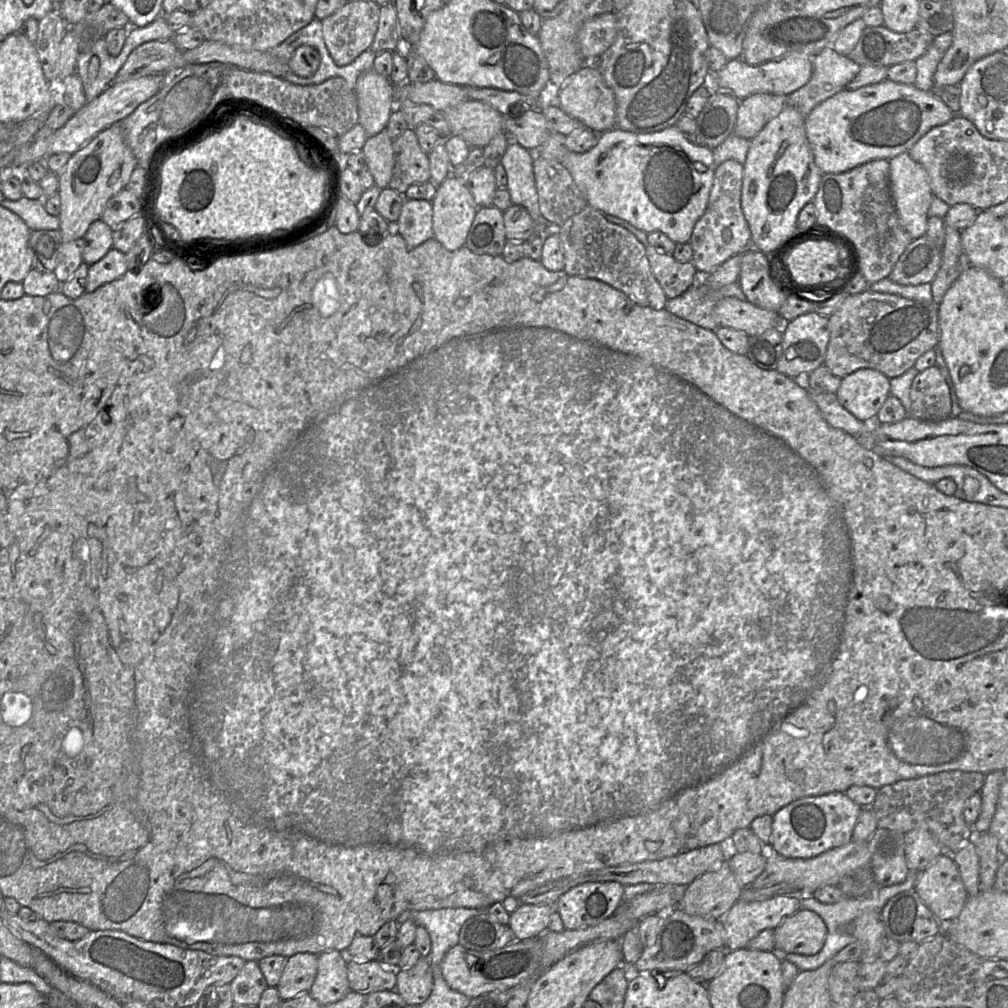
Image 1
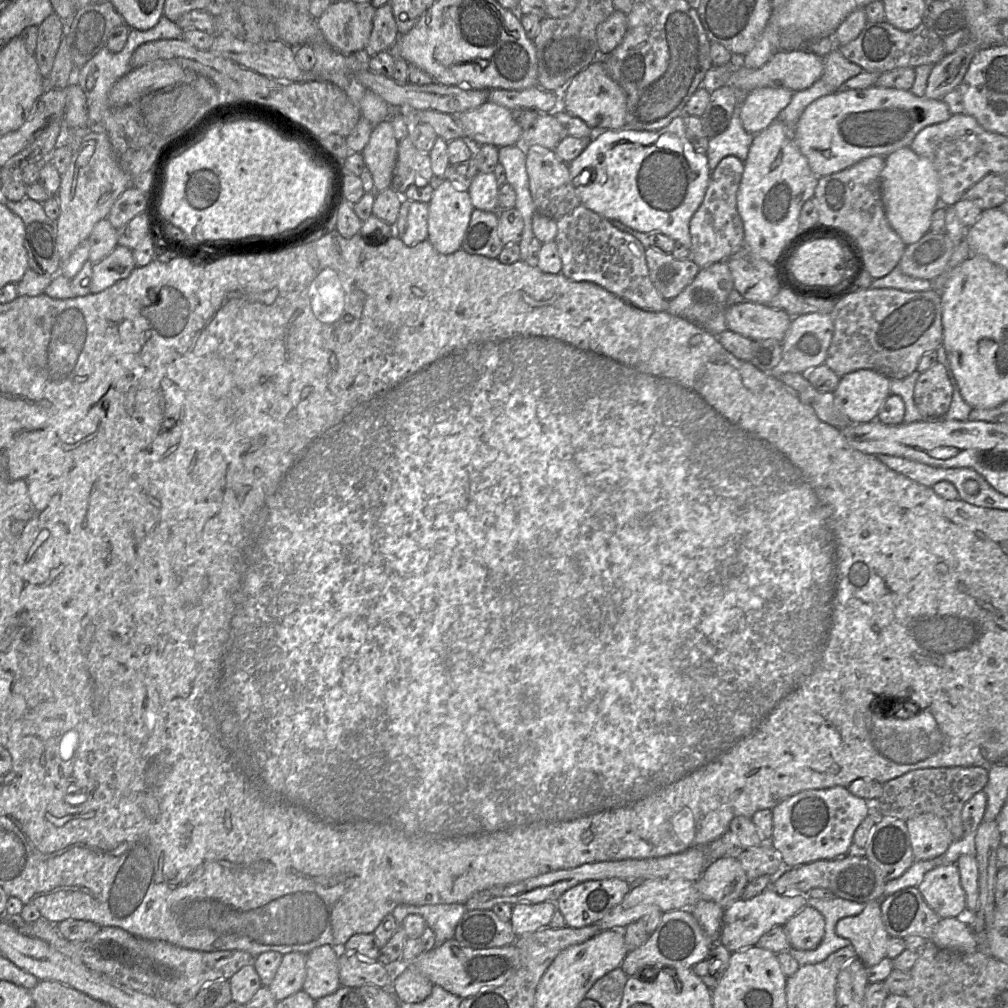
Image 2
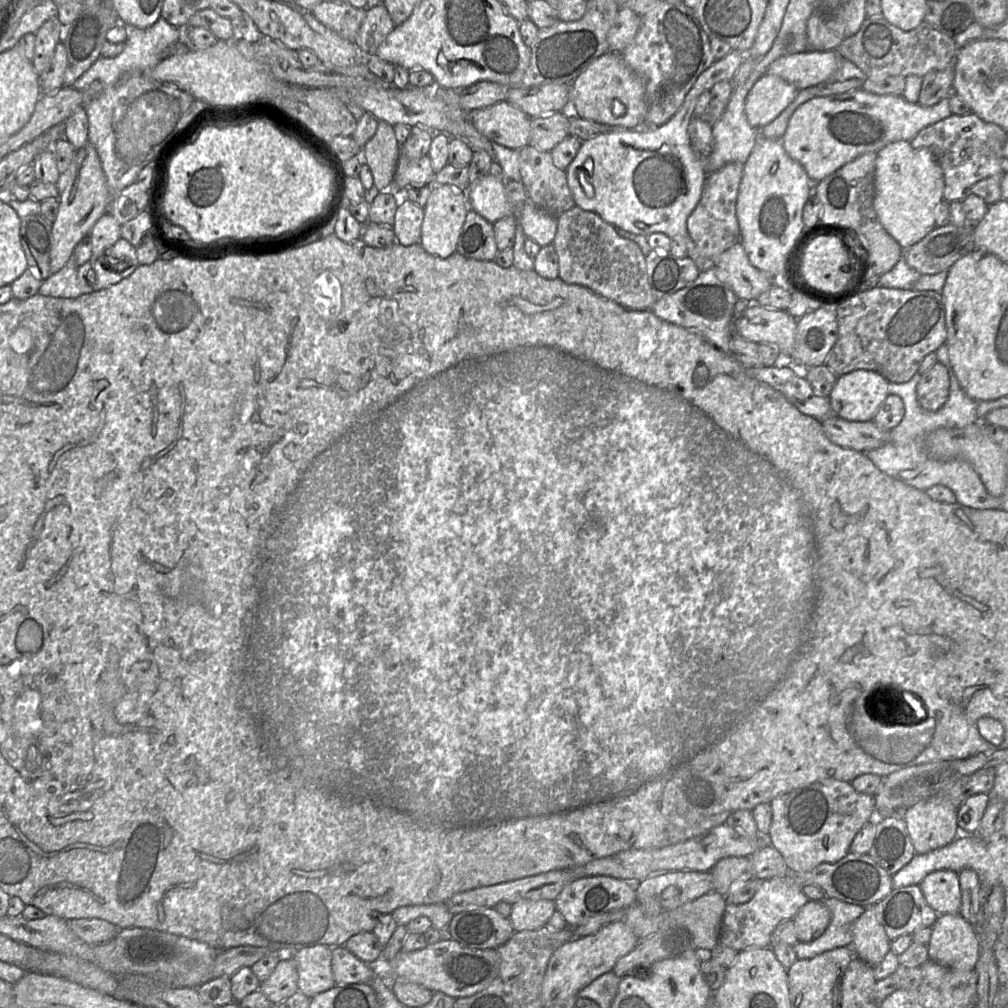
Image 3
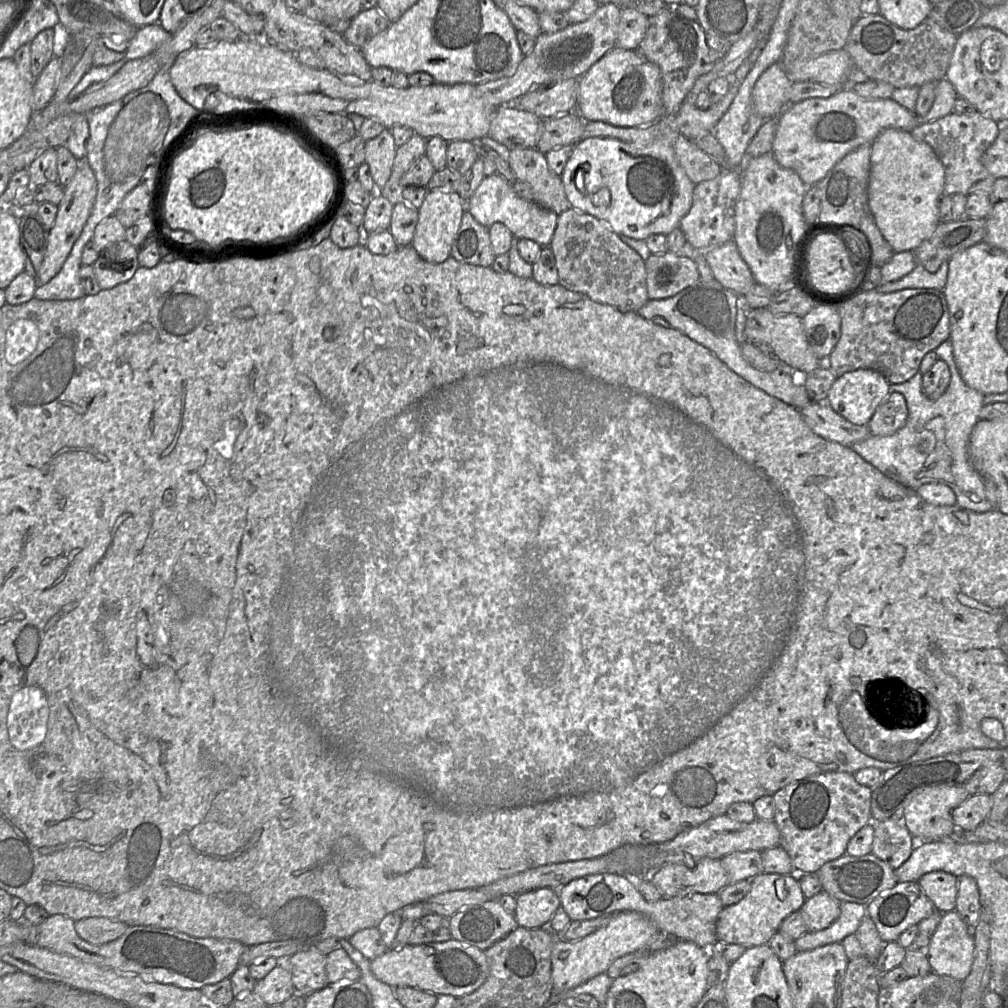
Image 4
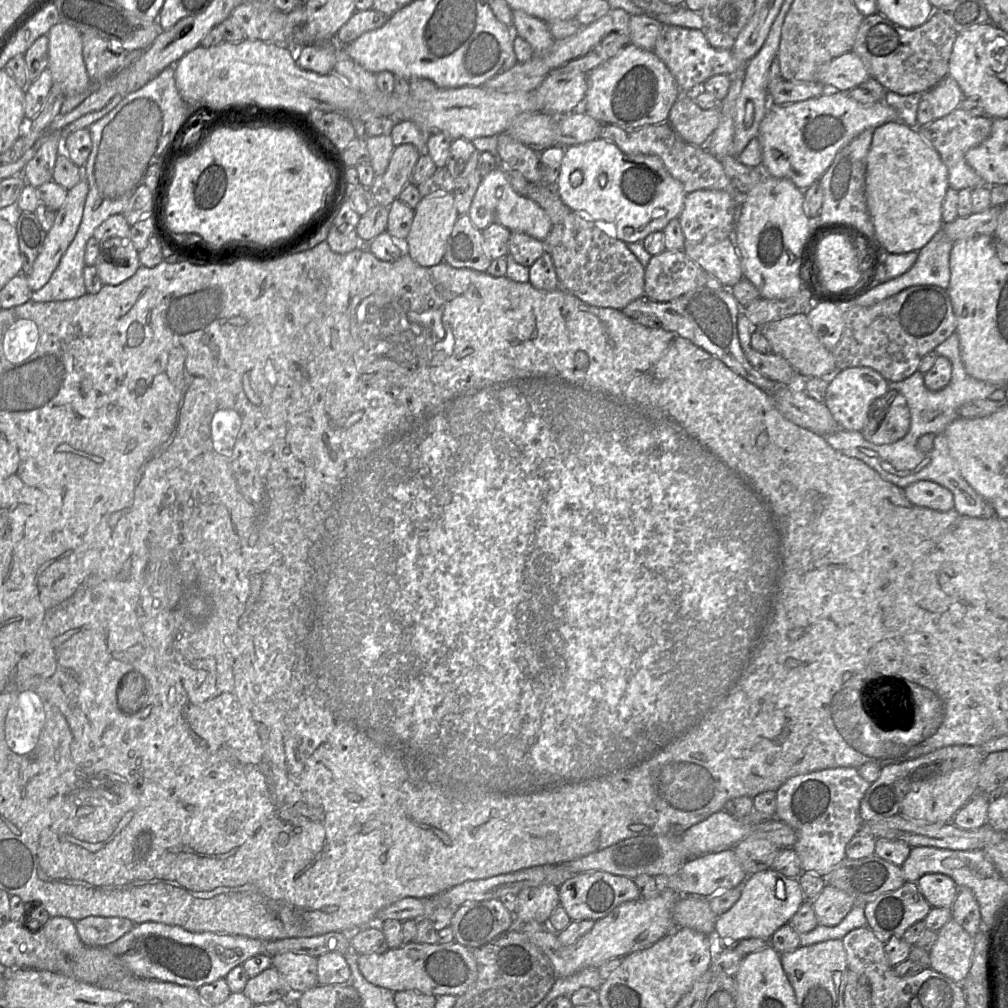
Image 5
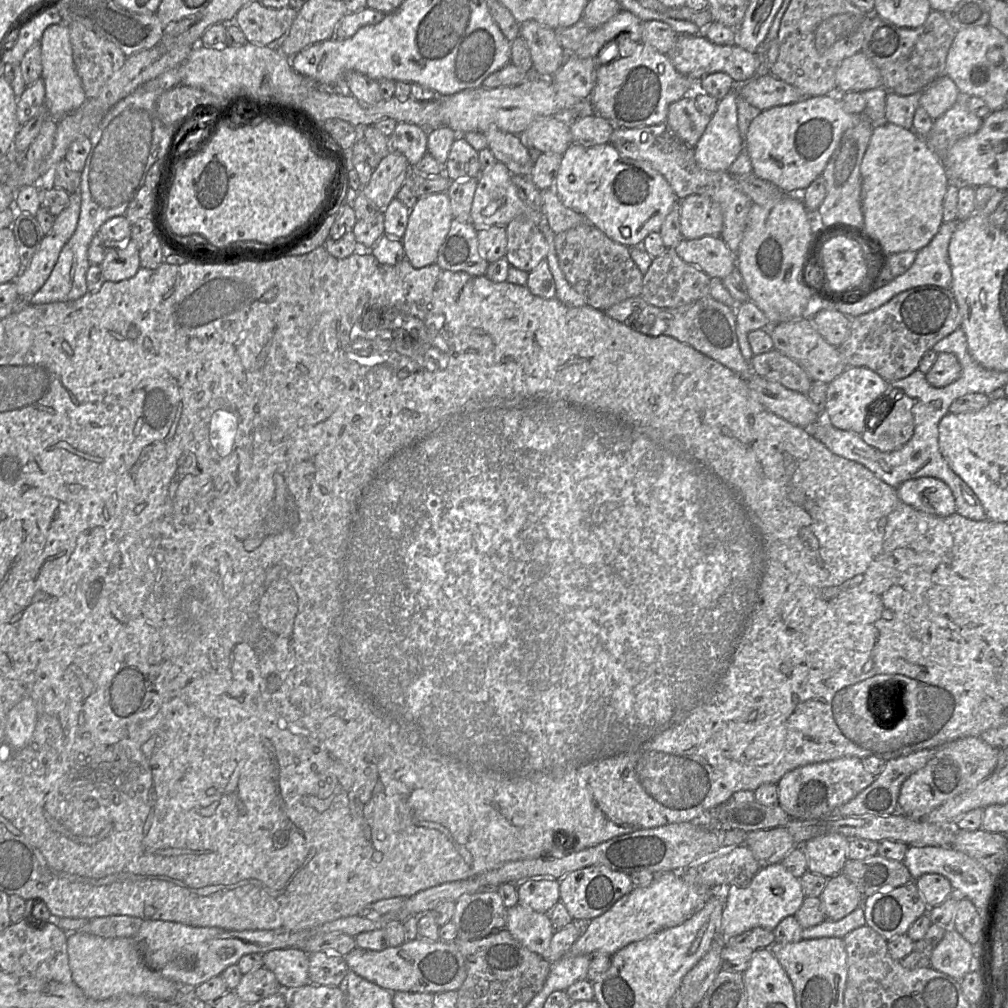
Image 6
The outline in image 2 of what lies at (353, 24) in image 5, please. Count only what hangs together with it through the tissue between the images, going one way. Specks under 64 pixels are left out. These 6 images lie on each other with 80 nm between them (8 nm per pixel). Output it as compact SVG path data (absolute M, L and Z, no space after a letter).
M387 3L375 11L372 31L364 51L369 57L382 51L391 51L399 36L392 7Z

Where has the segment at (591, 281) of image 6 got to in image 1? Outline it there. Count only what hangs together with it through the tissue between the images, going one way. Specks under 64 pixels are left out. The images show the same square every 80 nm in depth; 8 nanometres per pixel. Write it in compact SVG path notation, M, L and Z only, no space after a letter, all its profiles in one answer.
M588 205L556 229L567 274L605 282L639 305L665 308L668 298L651 271L646 247L627 229L609 222L602 212Z

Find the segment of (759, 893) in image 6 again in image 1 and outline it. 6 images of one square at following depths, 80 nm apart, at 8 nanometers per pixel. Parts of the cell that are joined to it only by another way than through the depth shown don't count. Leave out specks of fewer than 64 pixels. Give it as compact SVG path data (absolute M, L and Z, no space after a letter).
M781 894L762 901L738 900L720 919L725 930L726 950L745 948L764 929L776 928L784 918L801 909L801 895Z

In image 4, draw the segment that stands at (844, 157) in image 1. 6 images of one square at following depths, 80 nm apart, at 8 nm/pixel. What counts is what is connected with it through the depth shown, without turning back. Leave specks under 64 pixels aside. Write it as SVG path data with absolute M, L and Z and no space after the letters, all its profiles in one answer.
M947 78L937 82L934 103L923 117L892 98L865 99L851 88L845 88L829 98L809 98L791 105L780 115L771 153L781 167L794 170L807 187L812 187L848 153L864 144L872 144L882 131L899 129L911 133L921 124L952 113L958 97Z

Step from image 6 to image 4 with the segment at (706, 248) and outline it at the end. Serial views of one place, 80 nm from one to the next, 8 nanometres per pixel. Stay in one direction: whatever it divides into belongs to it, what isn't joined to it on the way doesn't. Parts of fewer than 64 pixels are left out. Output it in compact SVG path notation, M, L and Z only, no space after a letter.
M734 241L710 249L705 254L714 278L739 297L745 297L756 284Z

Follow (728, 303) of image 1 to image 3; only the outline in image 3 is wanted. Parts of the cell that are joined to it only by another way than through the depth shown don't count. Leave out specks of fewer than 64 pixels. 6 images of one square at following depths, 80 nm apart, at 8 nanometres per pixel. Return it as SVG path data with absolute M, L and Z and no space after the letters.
M751 303L741 316L734 320L734 333L755 343L776 344L783 356L791 356L797 328L797 320L786 310L767 308Z

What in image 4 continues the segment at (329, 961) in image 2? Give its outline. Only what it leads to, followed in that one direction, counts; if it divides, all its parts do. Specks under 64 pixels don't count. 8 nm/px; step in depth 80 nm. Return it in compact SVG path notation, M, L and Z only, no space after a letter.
M314 946L300 949L287 960L297 994L306 997L330 984L326 974L326 955Z

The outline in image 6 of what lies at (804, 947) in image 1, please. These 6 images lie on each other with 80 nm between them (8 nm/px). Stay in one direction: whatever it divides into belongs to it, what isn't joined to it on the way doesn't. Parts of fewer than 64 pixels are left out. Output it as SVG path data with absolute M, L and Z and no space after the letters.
M844 874L829 878L819 896L826 920L838 921L862 905L864 896Z

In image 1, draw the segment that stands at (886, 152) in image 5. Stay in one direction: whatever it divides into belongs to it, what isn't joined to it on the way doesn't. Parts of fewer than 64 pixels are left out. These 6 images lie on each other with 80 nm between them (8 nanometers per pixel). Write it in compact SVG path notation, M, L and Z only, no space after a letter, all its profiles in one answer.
M908 152L891 158L889 165L890 191L900 223L912 239L917 239L926 233L927 212L933 197L928 173L920 163L910 157Z

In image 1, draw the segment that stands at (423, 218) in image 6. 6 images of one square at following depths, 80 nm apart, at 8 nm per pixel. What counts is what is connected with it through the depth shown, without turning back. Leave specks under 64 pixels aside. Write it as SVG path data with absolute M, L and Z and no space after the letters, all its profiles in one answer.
M448 176L441 184L437 185L436 194L431 203L433 238L449 251L463 247L479 208L465 181L454 176Z

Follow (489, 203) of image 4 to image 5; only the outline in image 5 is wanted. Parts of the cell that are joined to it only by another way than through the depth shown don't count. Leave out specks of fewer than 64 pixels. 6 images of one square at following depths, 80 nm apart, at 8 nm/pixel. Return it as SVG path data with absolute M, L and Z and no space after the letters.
M500 168L483 176L467 215L474 226L481 231L489 225L499 224L510 232L525 233L544 242L553 227L546 212L532 199L517 193Z

